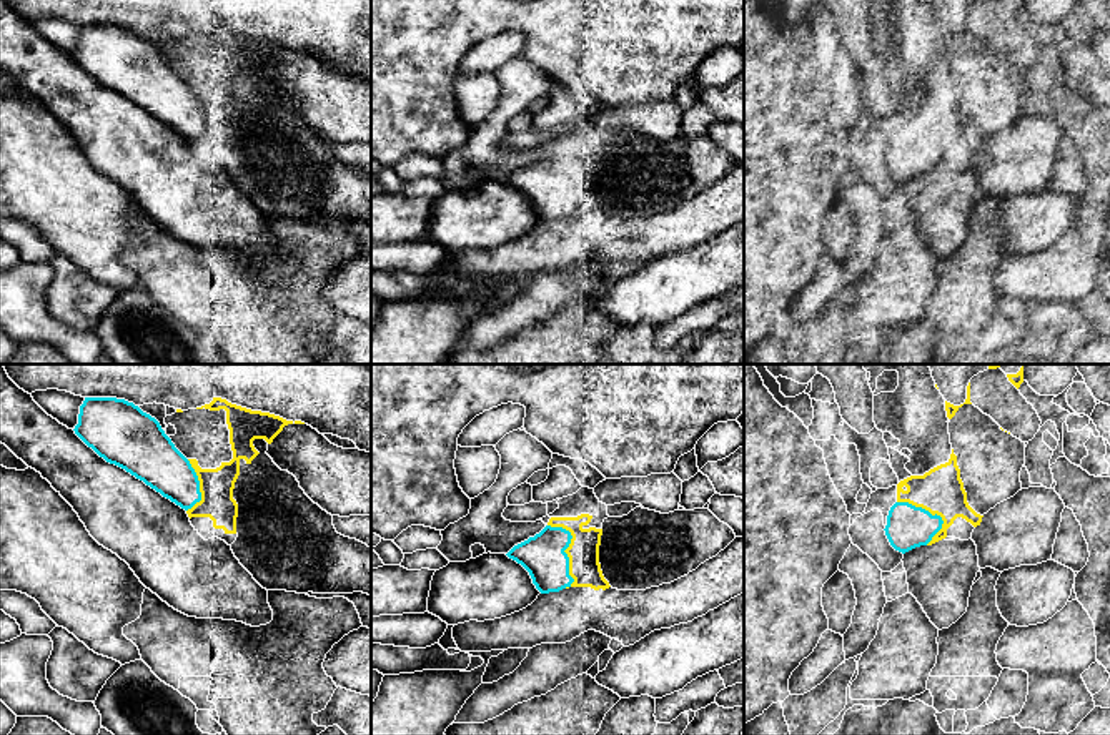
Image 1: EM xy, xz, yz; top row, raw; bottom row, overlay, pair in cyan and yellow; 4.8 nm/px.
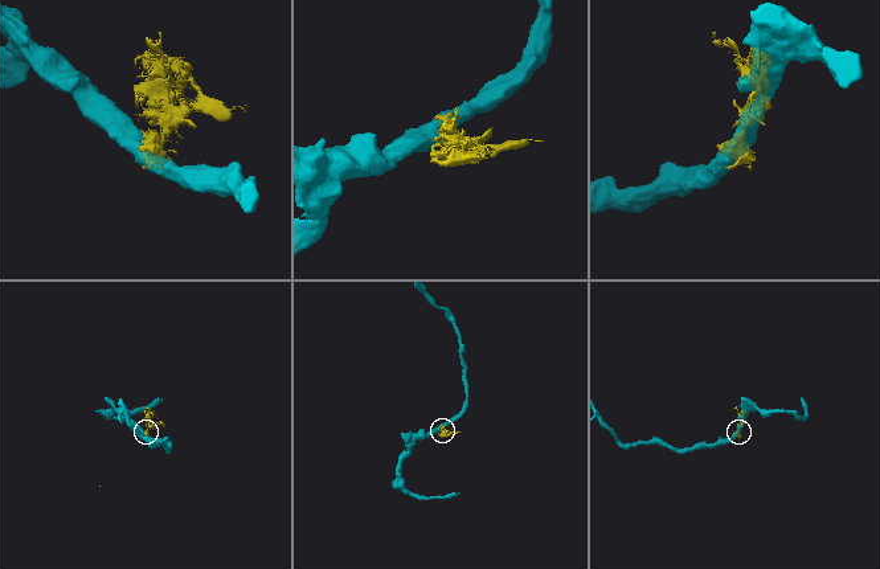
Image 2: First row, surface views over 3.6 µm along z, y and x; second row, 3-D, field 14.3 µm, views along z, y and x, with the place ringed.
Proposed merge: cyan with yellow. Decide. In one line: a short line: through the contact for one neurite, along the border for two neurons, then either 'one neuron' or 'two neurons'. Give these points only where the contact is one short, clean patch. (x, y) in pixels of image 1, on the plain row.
two neurons

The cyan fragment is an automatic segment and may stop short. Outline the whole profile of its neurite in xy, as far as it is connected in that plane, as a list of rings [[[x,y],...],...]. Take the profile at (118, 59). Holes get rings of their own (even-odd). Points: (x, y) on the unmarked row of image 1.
[[[85,25],[75,62],[107,90],[115,91],[188,138],[201,128],[190,88],[160,50],[133,30]]]

